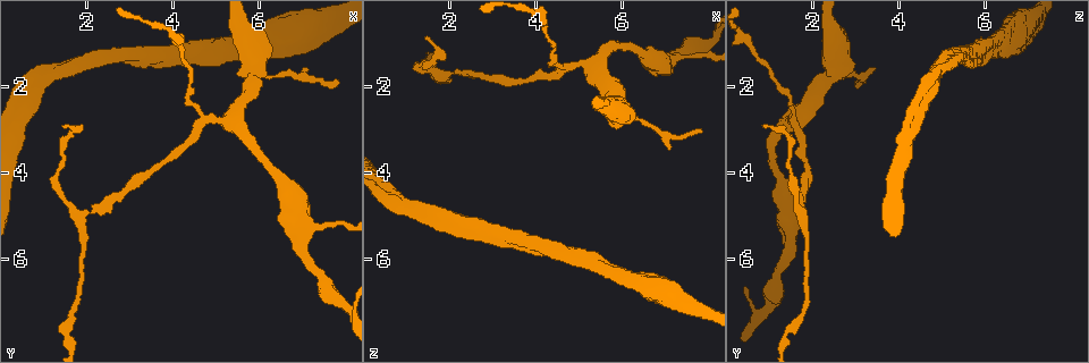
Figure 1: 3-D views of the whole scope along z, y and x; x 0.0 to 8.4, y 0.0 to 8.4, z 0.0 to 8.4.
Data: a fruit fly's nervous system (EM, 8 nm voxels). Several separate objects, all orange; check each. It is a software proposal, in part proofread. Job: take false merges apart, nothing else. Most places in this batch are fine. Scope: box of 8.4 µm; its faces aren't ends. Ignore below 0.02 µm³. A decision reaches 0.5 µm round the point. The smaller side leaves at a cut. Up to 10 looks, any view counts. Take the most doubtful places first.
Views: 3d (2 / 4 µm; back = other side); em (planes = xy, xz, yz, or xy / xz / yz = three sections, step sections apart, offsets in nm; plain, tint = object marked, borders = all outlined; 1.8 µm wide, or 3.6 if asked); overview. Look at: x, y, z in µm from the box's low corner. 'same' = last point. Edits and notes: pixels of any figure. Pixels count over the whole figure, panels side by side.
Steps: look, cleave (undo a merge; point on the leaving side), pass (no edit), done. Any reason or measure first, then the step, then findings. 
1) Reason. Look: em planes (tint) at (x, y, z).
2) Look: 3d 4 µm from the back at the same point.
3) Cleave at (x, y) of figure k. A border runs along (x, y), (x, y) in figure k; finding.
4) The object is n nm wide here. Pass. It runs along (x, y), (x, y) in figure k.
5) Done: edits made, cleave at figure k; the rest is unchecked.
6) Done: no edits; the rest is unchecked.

Calibre changes. Look: 3d 2 µm at (5.85, 1.65, 2.40).

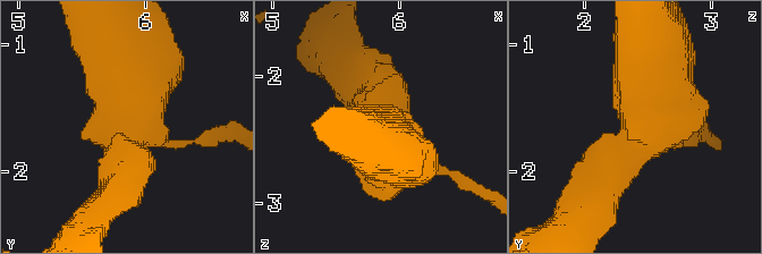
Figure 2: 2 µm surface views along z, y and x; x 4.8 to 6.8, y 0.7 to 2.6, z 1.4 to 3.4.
Now the EM. Look: em xz step 16 (tint) at (5.88, 1.72, 2.42).

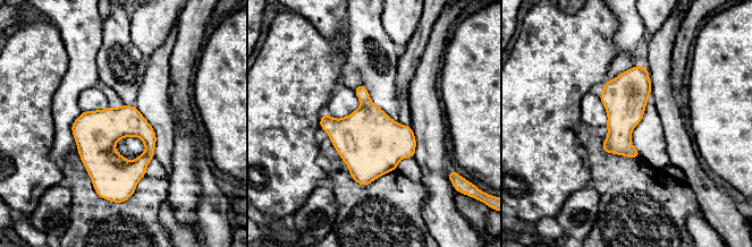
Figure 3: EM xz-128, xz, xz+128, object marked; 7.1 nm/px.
Look: em planes (tint) at the same point.

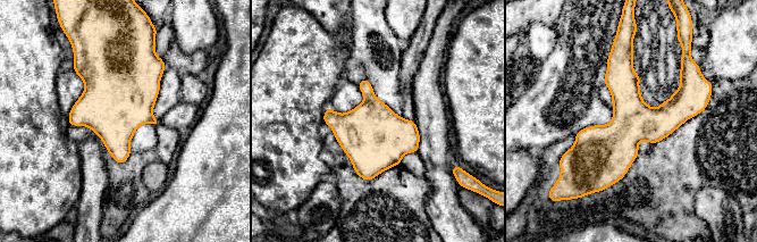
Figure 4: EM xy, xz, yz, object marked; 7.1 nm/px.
Pass. All the same cell.

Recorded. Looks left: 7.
Thick turns thin. Look: em 3.6 µm planes (tint) at (6.50, 0.80, 6.60).

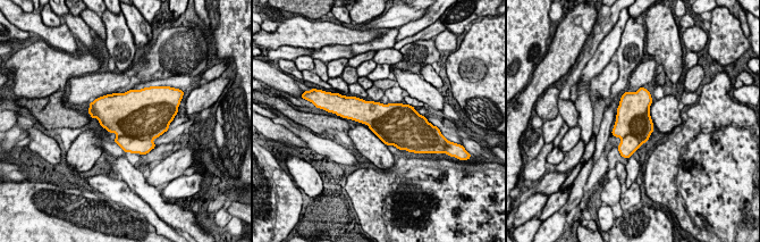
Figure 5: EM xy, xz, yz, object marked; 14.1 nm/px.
Pass. Continuous, no second cell.

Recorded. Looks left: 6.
Sudden change in width. Look: em planes (tint) at (4.20, 1.40, 0.80).

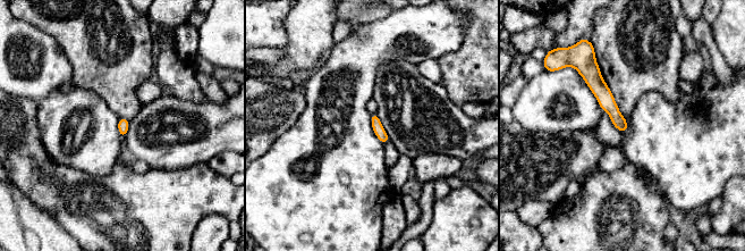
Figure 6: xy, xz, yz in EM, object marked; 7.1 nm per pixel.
The object is 80 nm wide here. Pass. It runs along (591, 68), (592, 77), (624, 127) in figure 6; continuous, no second cell.

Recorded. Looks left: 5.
Thin neck. Look: 3d 4 µm at (3.70, 3.80, 1.85).

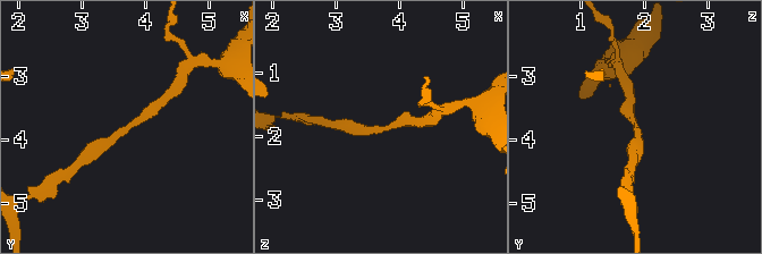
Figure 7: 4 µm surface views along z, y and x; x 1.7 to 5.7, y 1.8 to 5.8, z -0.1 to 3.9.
Now the EM. Look: em xz step 16 (tint) at (3.70, 3.85, 1.85).

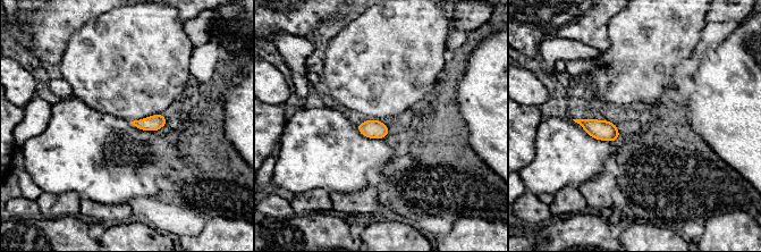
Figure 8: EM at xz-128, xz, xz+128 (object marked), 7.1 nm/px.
Cut it another way. Look: em planes (tint) at the same point.

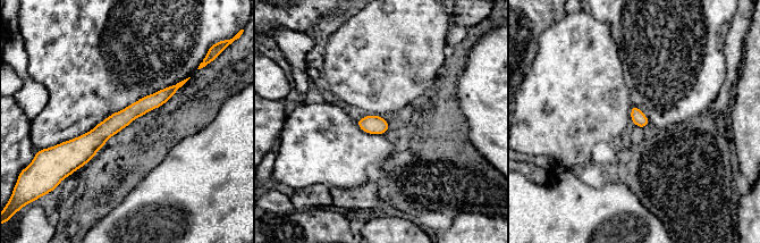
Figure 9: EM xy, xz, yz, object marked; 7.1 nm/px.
Pass. Continuous, no second cell.

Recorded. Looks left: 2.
Done: no edits; the rest is unchecked.

